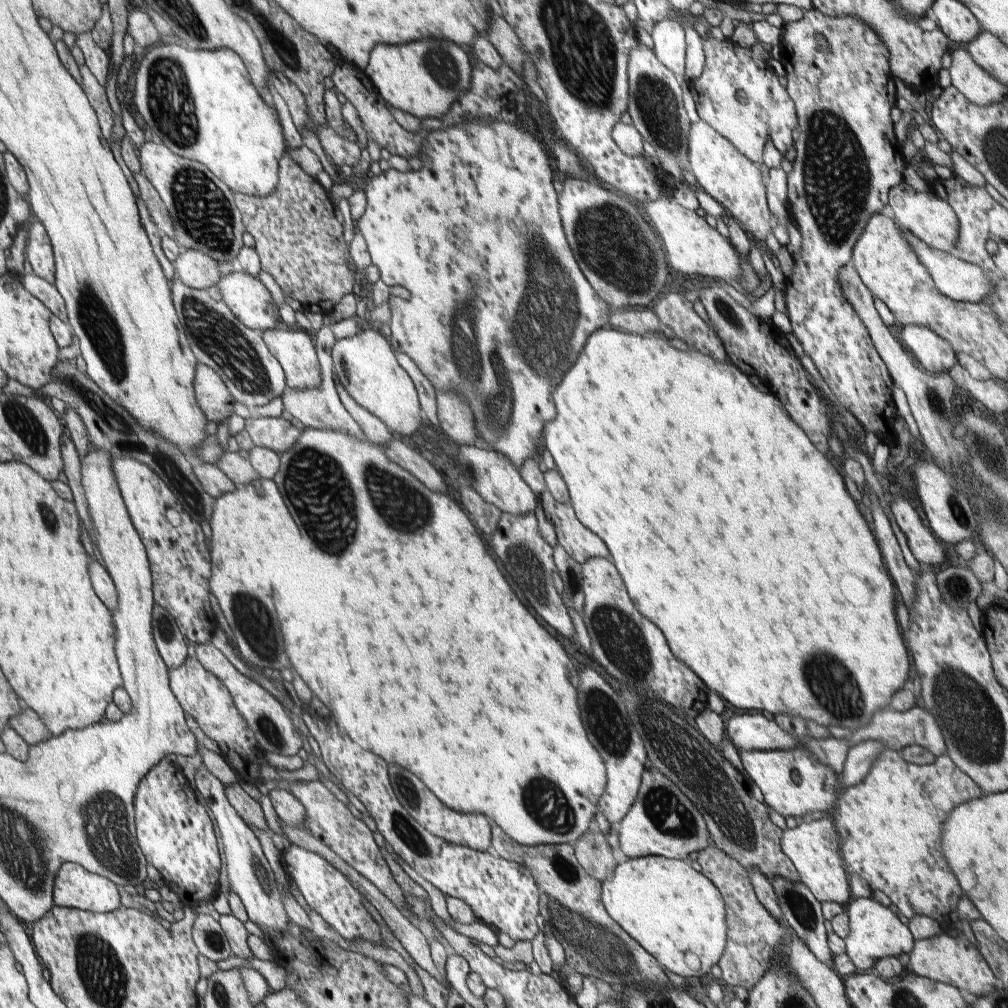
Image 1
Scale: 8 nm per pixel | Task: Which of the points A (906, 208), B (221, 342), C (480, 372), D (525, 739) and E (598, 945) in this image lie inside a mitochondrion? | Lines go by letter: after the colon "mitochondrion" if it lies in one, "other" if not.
A: other
B: mitochondrion
C: mitochondrion
D: other
E: mitochondrion

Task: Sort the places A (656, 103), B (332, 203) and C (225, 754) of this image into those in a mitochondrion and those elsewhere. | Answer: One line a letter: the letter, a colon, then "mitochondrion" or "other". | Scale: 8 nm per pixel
A: mitochondrion
B: other
C: other

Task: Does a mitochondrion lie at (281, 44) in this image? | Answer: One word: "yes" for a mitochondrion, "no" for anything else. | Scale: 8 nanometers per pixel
yes

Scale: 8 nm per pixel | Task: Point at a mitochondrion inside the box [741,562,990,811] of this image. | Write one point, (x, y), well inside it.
(831, 683)

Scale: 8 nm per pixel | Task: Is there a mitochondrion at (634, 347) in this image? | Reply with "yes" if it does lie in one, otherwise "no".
no

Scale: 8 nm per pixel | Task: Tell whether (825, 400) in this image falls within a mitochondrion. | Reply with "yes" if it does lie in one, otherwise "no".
no

